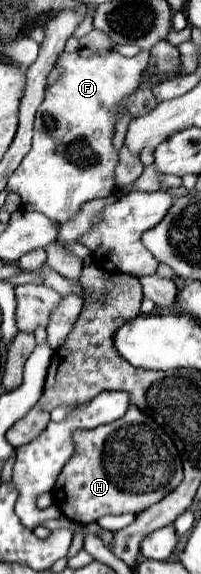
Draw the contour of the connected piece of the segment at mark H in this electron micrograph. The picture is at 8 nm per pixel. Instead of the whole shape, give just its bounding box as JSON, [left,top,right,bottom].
[53,406,181,524]

